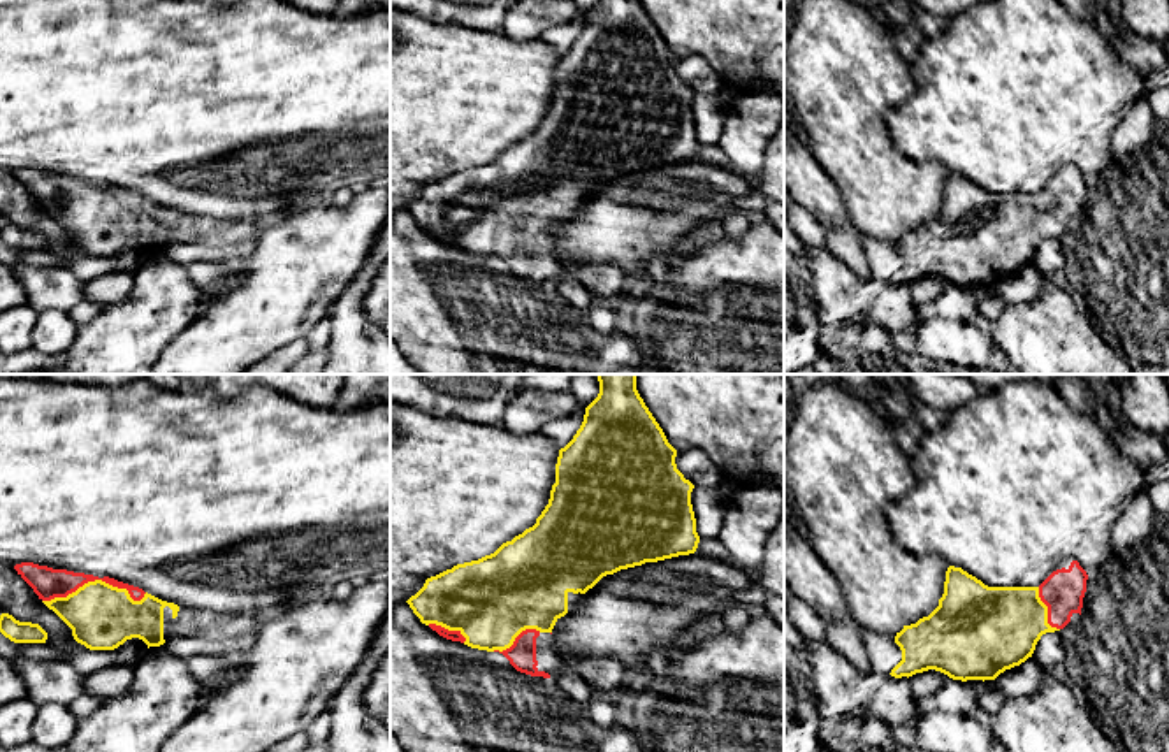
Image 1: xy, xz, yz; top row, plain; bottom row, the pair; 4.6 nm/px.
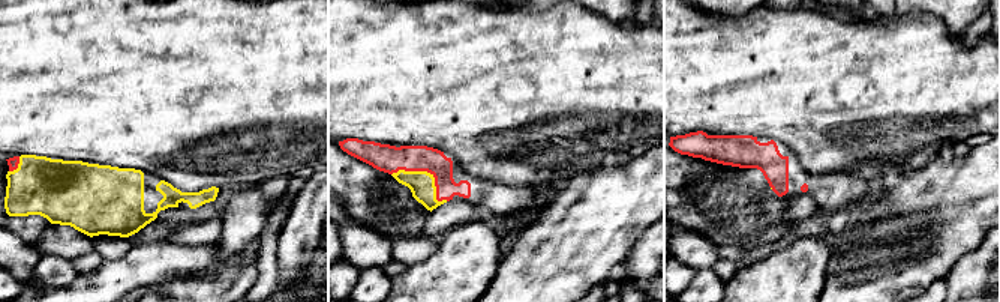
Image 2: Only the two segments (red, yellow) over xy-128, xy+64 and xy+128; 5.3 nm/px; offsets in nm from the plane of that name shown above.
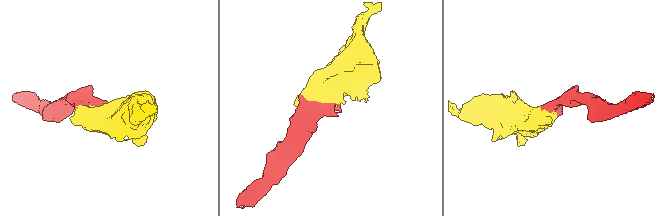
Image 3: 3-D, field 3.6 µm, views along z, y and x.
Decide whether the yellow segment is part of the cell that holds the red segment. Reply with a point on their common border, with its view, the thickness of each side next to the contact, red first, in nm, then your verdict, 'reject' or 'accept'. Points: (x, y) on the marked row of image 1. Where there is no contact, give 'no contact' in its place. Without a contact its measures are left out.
xy (95, 578) | 140/300 nm | accept

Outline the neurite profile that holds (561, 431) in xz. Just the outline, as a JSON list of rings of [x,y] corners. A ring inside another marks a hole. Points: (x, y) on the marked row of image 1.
[[[578,404],[571,415],[547,422],[540,429],[540,432],[548,439],[552,439],[559,450],[564,448],[580,429],[584,422],[585,408],[587,406]]]

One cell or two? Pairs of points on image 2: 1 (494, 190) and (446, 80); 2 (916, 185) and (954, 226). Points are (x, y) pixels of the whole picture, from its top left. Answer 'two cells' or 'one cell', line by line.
1: two cells
2: one cell

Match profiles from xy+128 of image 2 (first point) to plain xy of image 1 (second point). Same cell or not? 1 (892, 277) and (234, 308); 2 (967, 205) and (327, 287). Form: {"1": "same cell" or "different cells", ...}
{"1": "same cell", "2": "same cell"}

